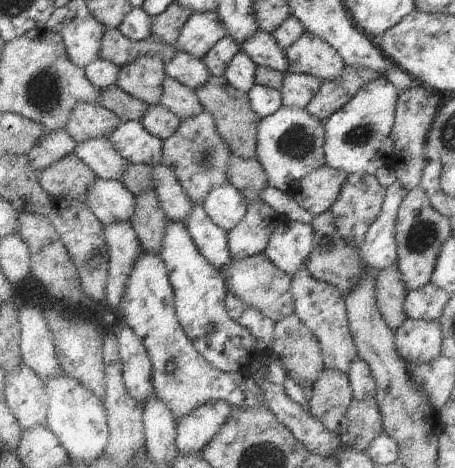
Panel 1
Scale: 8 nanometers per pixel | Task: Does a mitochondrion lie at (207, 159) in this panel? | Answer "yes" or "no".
yes

